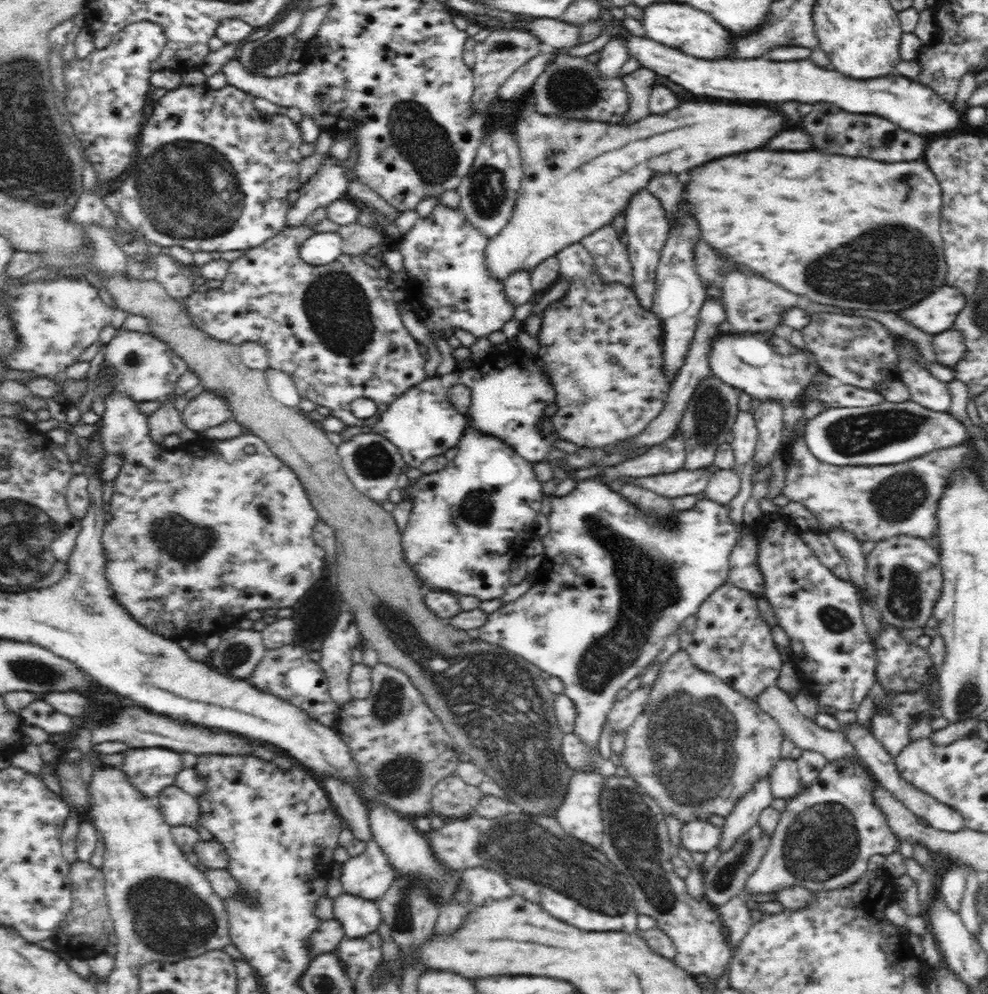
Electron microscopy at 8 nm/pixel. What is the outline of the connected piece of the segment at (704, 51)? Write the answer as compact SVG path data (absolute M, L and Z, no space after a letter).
M665 2L643 7L643 13L641 23L650 40L671 46L699 59L716 60L731 58L733 55L732 33L703 10L698 10L690 5Z

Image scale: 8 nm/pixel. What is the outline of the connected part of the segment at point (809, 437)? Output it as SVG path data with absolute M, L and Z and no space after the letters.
M912 400L866 406L828 408L808 420L800 435L819 461L840 468L895 465L941 448L961 445L969 438L966 426L948 413L928 410Z

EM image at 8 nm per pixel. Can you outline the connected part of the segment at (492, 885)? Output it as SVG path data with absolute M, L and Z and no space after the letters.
M481 866L466 868L461 872L463 883L468 889L470 900L476 907L510 898L514 893L508 881L499 873Z

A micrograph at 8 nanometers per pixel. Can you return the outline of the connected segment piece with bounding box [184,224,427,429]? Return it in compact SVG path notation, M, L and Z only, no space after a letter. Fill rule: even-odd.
M305 224L294 228L284 226L278 234L272 236L272 238L268 238L268 240L260 246L249 248L244 252L244 255L232 261L227 275L224 277L224 280L222 280L221 287L210 289L205 293L200 293L197 290L192 292L192 294L184 300L185 307L187 308L188 315L192 317L194 325L219 341L226 341L233 345L252 341L260 343L267 351L270 366L290 375L301 397L308 398L308 400L315 402L317 405L329 408L331 414L340 418L347 426L360 426L364 429L369 429L380 420L381 414L398 396L426 379L424 366L427 360L418 349L418 341L410 335L410 332L404 327L400 319L398 303L392 299L392 291L386 288L388 280L380 278L377 270L362 261L359 255L351 256L343 253L334 263L325 264L322 267L312 266L310 263L302 260L299 253L300 246L302 246L302 242L304 242L312 232L312 228L306 227ZM358 398L369 398L376 402L376 406L378 406L376 416L366 418L366 420L356 418L356 416L352 414L352 410L350 410L350 404L352 404L354 400L358 400Z

